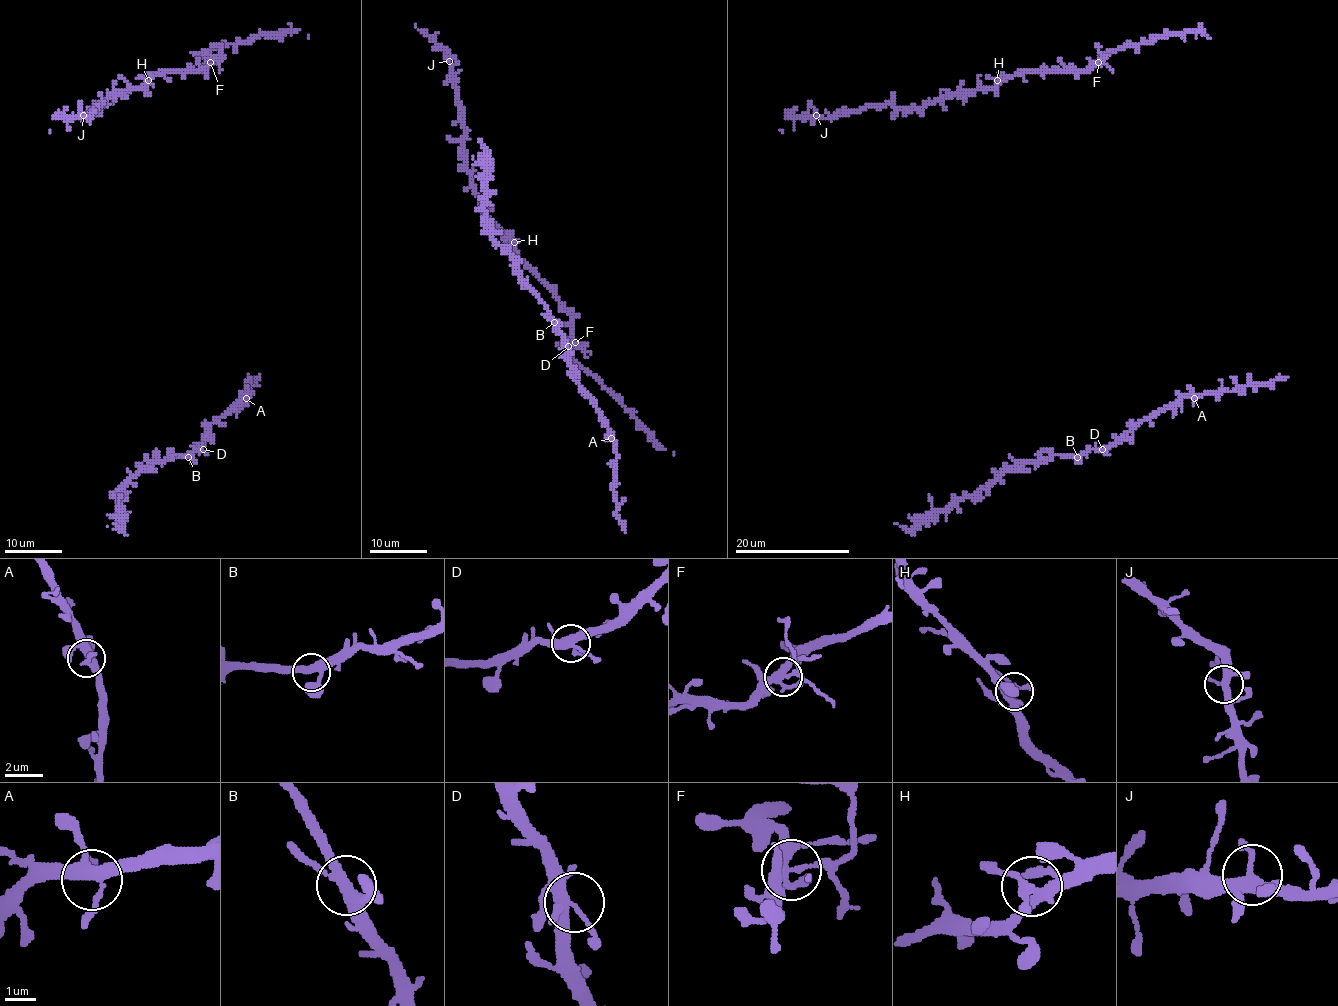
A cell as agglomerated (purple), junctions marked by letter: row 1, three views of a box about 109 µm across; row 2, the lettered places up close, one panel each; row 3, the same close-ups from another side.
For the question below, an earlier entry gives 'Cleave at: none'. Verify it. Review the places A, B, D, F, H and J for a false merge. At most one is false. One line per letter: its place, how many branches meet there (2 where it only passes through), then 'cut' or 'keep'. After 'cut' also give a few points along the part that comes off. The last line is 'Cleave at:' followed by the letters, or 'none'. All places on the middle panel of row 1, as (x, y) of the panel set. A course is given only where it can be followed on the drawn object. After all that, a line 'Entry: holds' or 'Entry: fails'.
A: (611, 438) | 5 | keep
B: (554, 322) | 4 | keep
D: (568, 346) | 5 | keep
F: (575, 342) | 5 | cut | (575, 342), (587, 345), (577, 341)
H: (514, 242) | 5 | keep
J: (449, 61) | 4 | keep
Cleave at: F
Entry: fails

